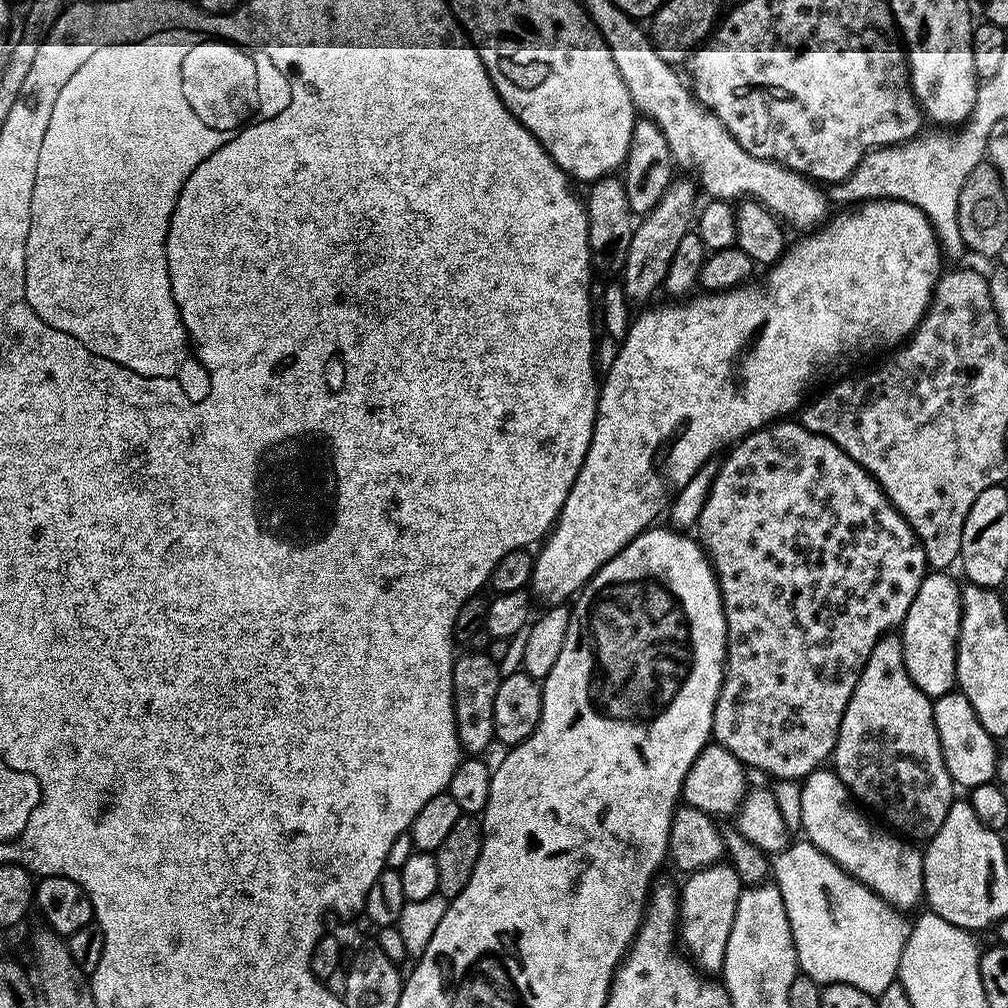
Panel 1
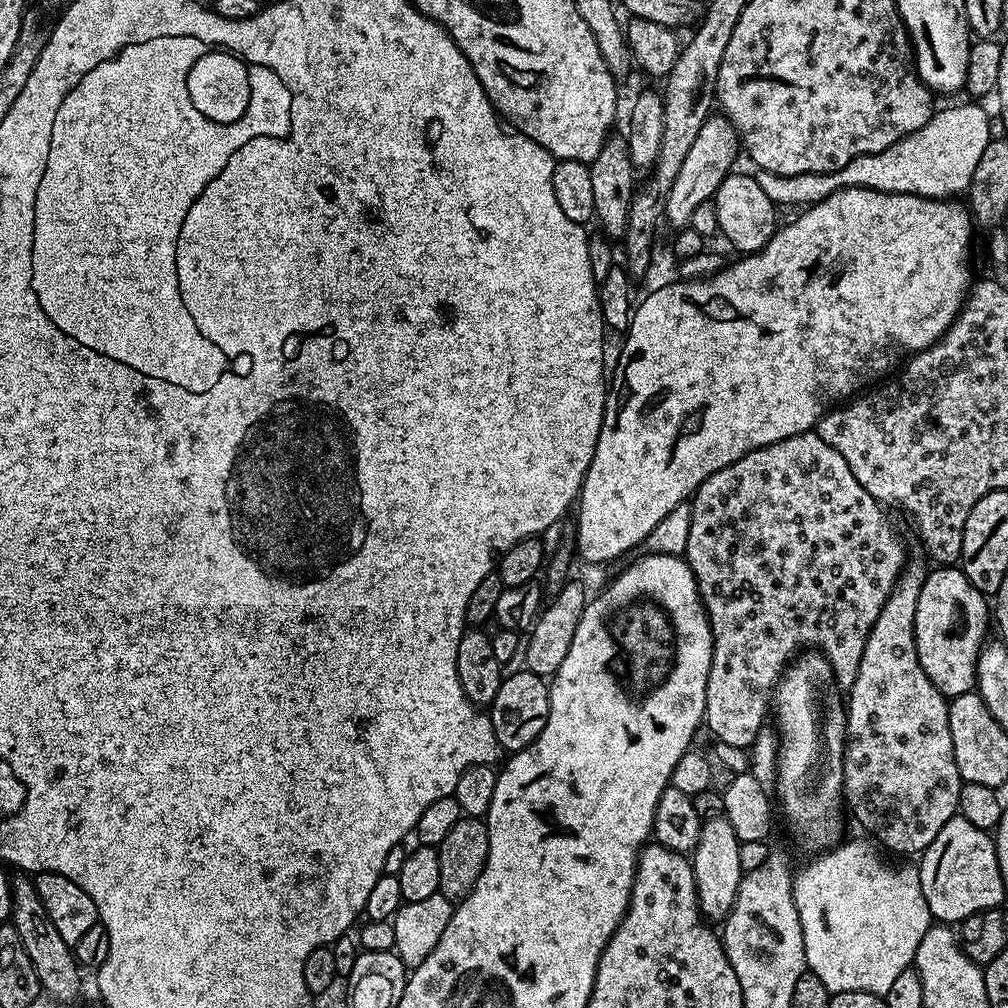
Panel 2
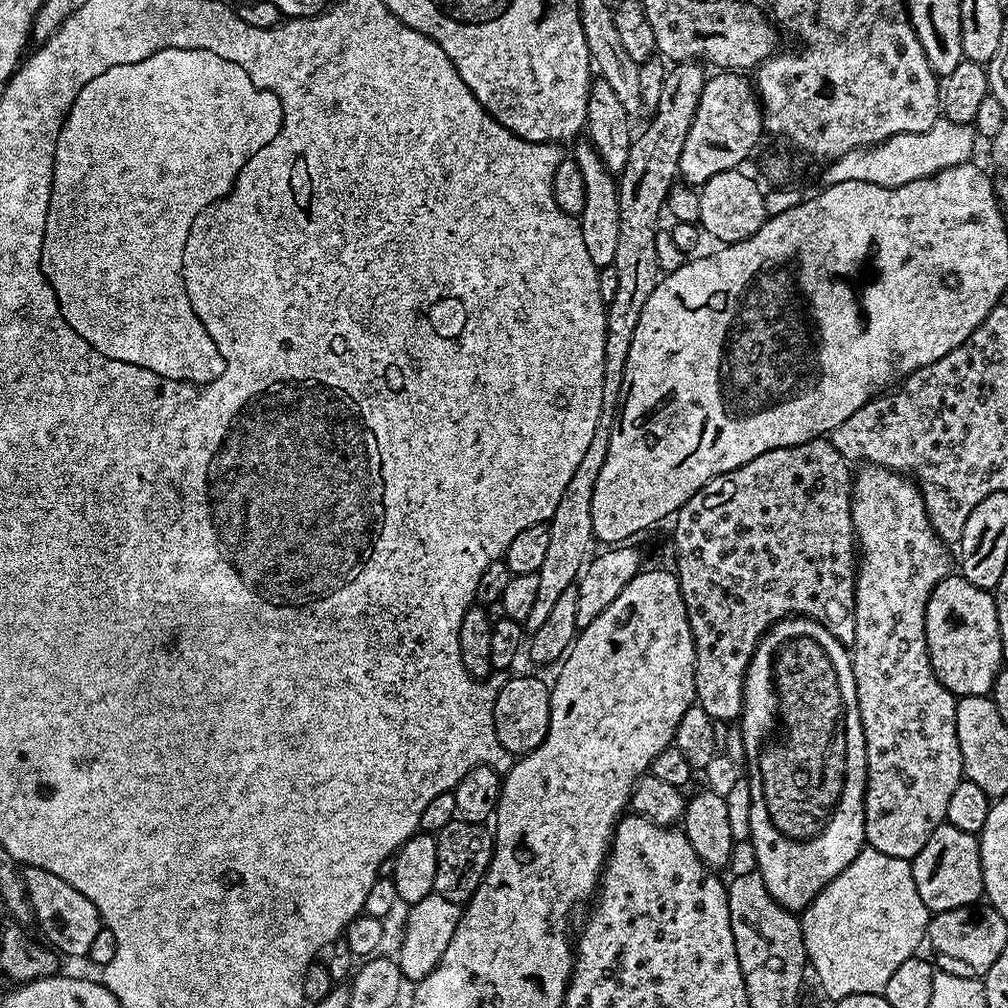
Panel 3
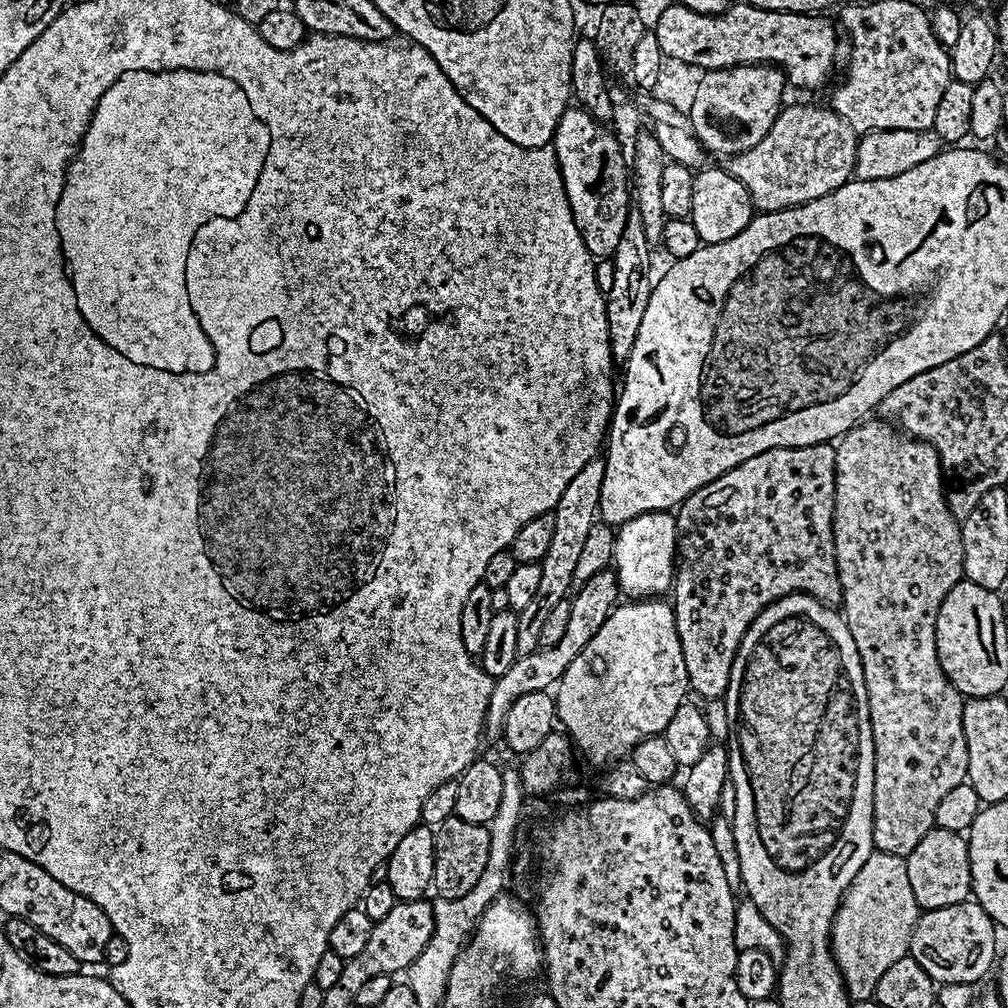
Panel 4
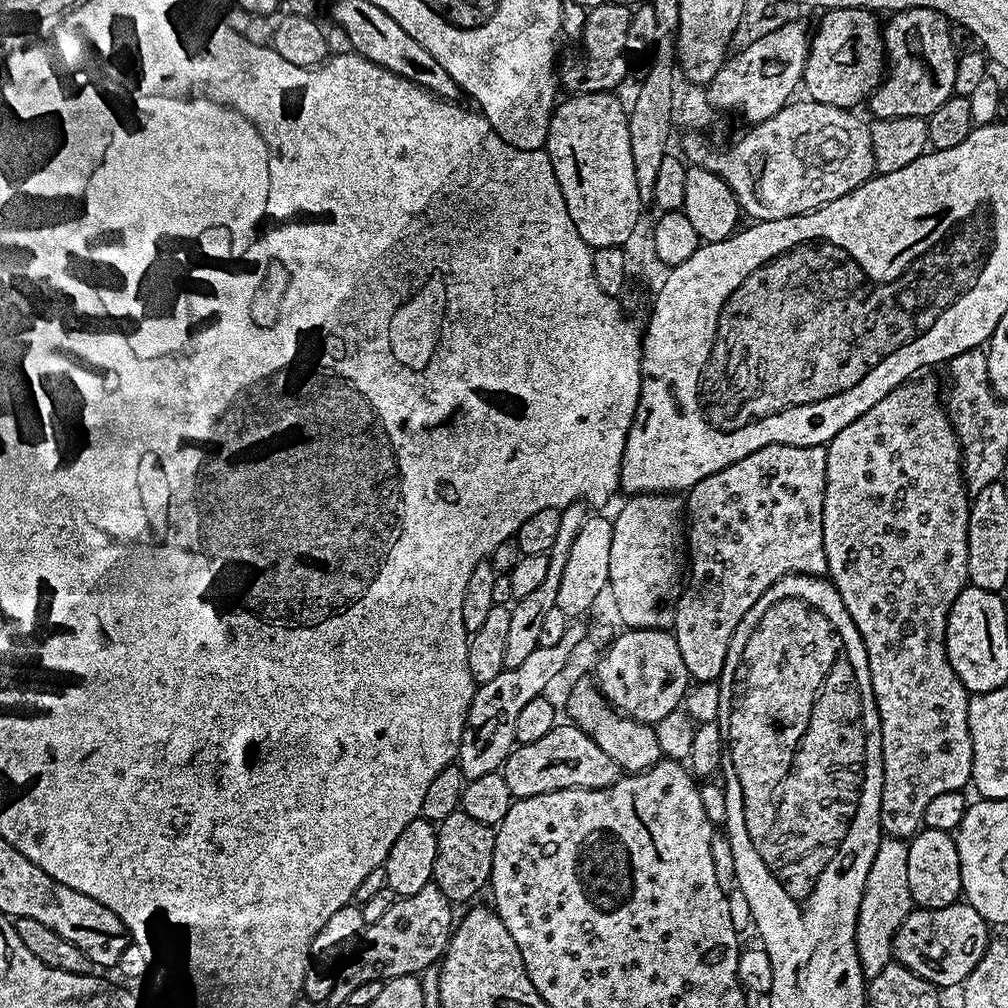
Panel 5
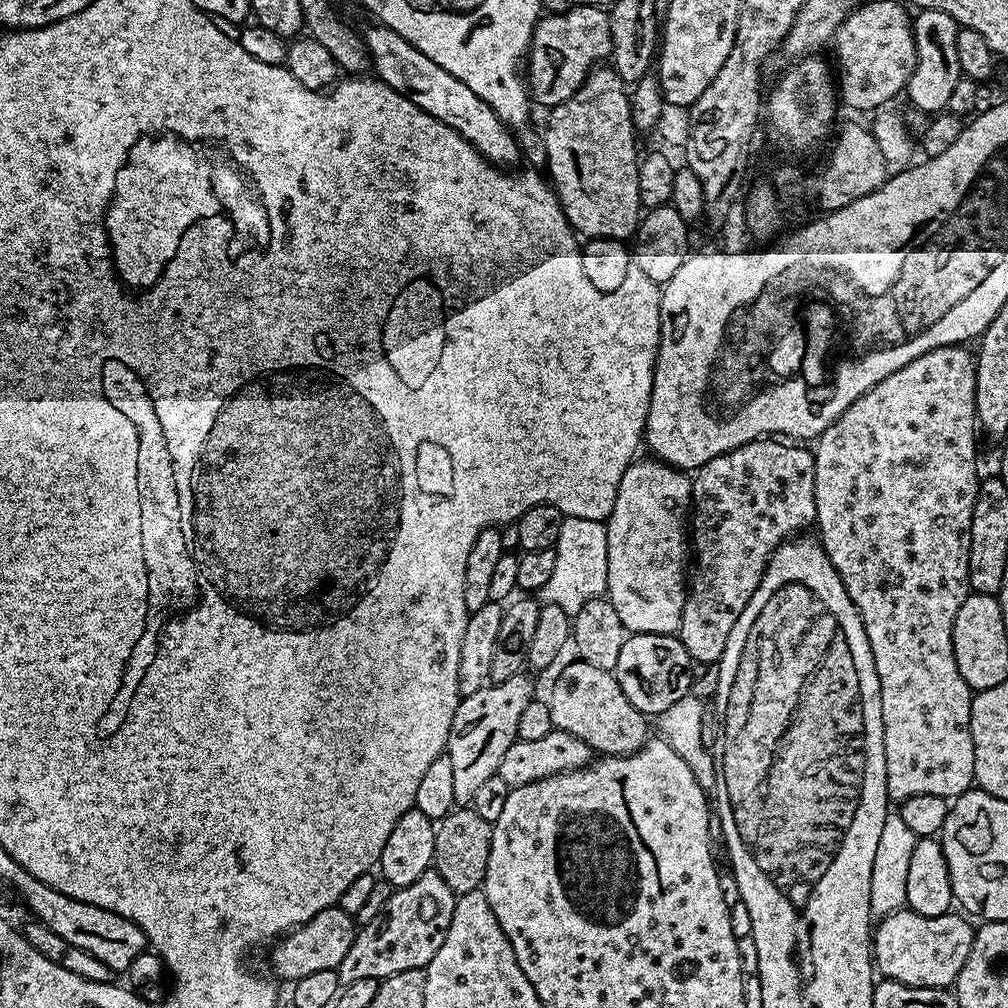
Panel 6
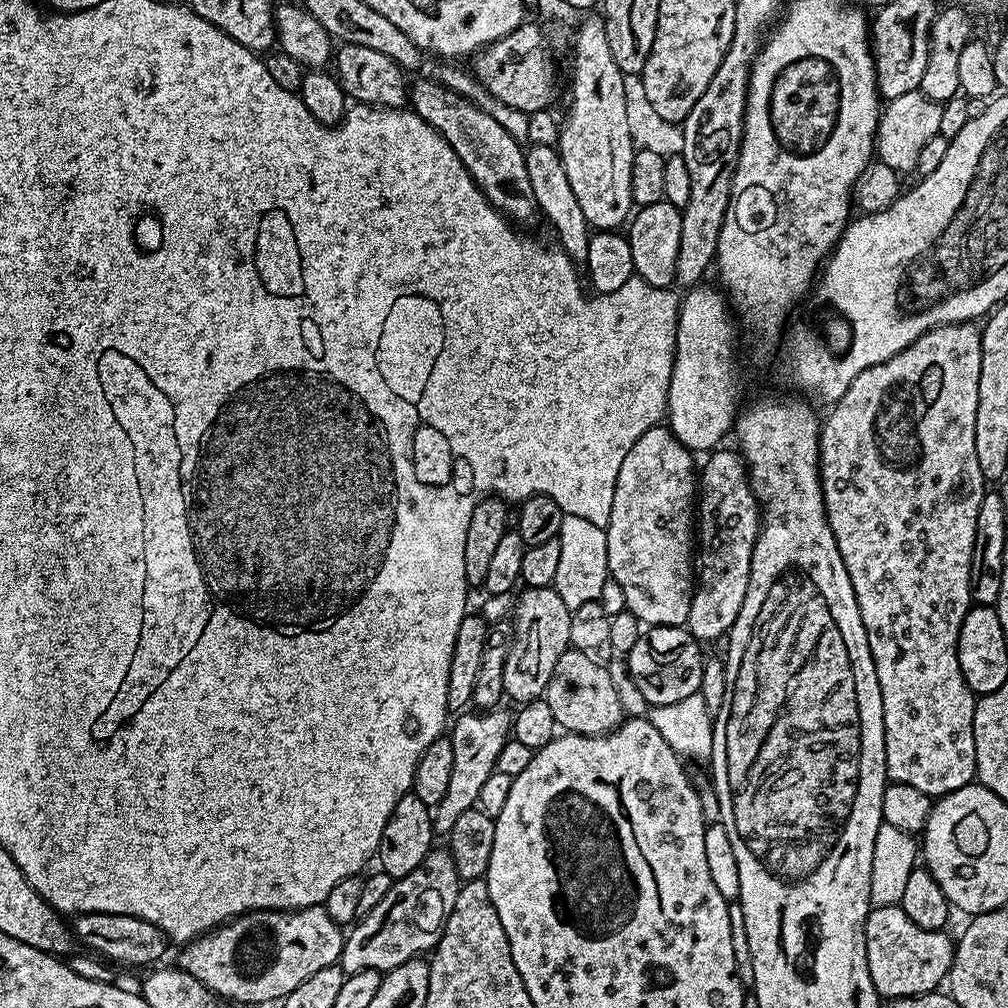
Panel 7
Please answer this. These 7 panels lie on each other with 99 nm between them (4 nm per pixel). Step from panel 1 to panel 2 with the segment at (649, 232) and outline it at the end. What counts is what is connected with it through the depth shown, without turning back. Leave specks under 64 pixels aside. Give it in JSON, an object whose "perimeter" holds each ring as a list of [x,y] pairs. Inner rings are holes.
{"perimeter":[[[713,114],[708,117],[707,122],[698,130],[698,138],[690,145],[690,150],[682,162],[682,170],[678,178],[674,178],[674,186],[670,186],[670,194],[666,198],[664,207],[664,220],[673,224],[673,229],[689,227],[692,223],[692,215],[697,206],[702,202],[712,200],[716,195],[718,186],[733,171],[732,163],[736,160],[736,151],[741,151],[740,135],[736,128],[723,114]]]}

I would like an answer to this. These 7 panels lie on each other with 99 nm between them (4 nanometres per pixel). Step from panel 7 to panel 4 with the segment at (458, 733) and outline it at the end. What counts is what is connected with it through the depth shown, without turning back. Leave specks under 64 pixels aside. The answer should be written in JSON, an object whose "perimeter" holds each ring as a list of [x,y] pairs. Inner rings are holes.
{"perimeter":[[[606,567],[600,573],[587,578],[584,584],[575,589],[571,597],[570,626],[566,626],[566,634],[562,634],[562,639],[553,648],[540,648],[529,656],[517,656],[514,666],[510,666],[506,674],[495,677],[490,706],[484,719],[484,736],[487,739],[499,741],[503,737],[506,714],[510,712],[510,706],[514,706],[514,702],[522,698],[522,694],[546,692],[559,684],[570,662],[574,662],[574,658],[582,654],[586,642],[590,642],[590,638],[594,638],[594,634],[602,630],[602,622],[606,622],[620,595],[620,585],[617,584],[615,571],[611,567]]]}

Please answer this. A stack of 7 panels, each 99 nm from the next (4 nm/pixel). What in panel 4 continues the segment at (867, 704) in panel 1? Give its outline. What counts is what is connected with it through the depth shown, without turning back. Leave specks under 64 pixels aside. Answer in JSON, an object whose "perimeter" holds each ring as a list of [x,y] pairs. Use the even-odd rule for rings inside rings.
{"perimeter":[[[868,418],[856,425],[850,431],[845,432],[839,440],[835,441],[836,449],[836,485],[834,486],[834,554],[836,555],[836,565],[838,566],[838,578],[842,582],[842,615],[844,621],[848,624],[850,634],[854,638],[854,646],[858,646],[858,658],[862,662],[862,674],[866,682],[866,698],[870,706],[870,730],[874,734],[874,842],[873,849],[886,854],[894,854],[907,858],[914,850],[914,846],[918,846],[918,842],[922,842],[924,835],[936,827],[936,811],[938,810],[938,802],[942,802],[942,798],[946,794],[950,794],[950,790],[954,790],[954,786],[965,783],[968,779],[968,751],[966,750],[966,734],[962,734],[962,710],[964,709],[965,697],[960,695],[959,690],[949,682],[946,674],[942,670],[942,666],[938,662],[938,646],[936,645],[936,623],[938,622],[938,610],[942,606],[942,602],[946,598],[946,594],[950,594],[950,590],[954,590],[954,586],[958,581],[965,579],[964,574],[964,547],[962,546],[962,534],[960,533],[961,521],[954,518],[954,514],[948,505],[948,494],[944,483],[944,471],[940,465],[938,450],[933,444],[927,444],[924,440],[914,440],[911,436],[900,431],[895,424],[883,418]]]}

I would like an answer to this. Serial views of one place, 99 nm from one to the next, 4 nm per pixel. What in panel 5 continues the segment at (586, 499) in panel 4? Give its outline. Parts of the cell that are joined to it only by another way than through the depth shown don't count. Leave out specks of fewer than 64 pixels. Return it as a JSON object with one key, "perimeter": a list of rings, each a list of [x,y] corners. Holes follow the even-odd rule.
{"perimeter":[[[577,502],[560,509],[562,522],[558,525],[558,535],[554,541],[554,546],[548,552],[548,569],[546,578],[537,586],[531,594],[526,594],[526,598],[516,600],[511,605],[510,626],[506,637],[506,656],[504,658],[505,668],[517,668],[522,666],[522,661],[534,654],[534,650],[540,647],[542,638],[542,621],[546,618],[546,613],[551,608],[556,607],[558,598],[558,586],[562,580],[562,572],[566,567],[567,555],[570,554],[570,548],[574,543],[575,535],[582,529],[590,515],[589,509],[583,503]]]}

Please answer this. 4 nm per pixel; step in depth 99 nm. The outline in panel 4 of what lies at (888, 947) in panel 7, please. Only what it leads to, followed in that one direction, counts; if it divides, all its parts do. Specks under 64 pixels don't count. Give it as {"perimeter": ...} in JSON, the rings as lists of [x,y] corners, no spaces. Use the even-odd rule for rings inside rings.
{"perimeter":[[[969,898],[954,906],[942,906],[921,911],[908,947],[910,955],[937,985],[978,985],[984,975],[993,971],[998,960],[996,952],[998,925],[982,910],[975,899]]]}

